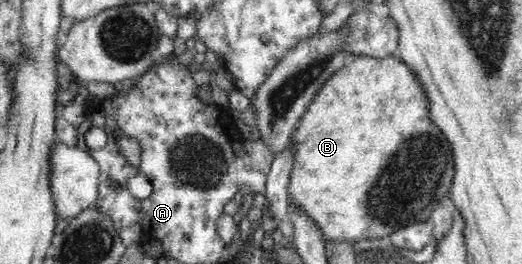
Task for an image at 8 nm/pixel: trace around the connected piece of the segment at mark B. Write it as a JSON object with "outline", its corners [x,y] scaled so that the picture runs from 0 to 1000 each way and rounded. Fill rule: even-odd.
{"outline":[[[759,205],[732,223],[705,212],[667,220],[655,261],[644,280],[632,284],[632,299],[626,299],[625,314],[617,314],[598,398],[579,436],[575,470],[559,504],[556,542],[567,583],[563,640],[556,655],[556,701],[552,701],[556,773],[567,773],[571,788],[579,788],[609,848],[621,909],[628,917],[684,917],[692,905],[730,902],[749,890],[774,856],[816,837],[824,830],[843,758],[858,735],[866,686],[870,686],[870,583],[866,583],[862,534],[824,447],[824,379],[816,371],[816,341],[801,303],[801,288]]]}

